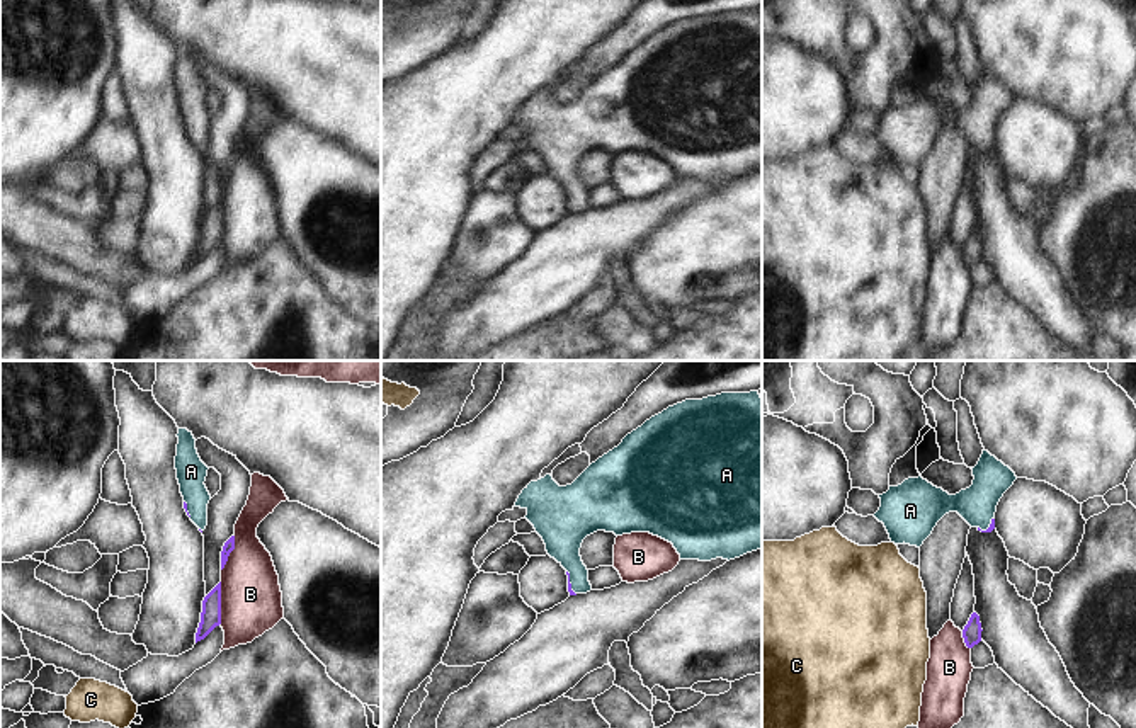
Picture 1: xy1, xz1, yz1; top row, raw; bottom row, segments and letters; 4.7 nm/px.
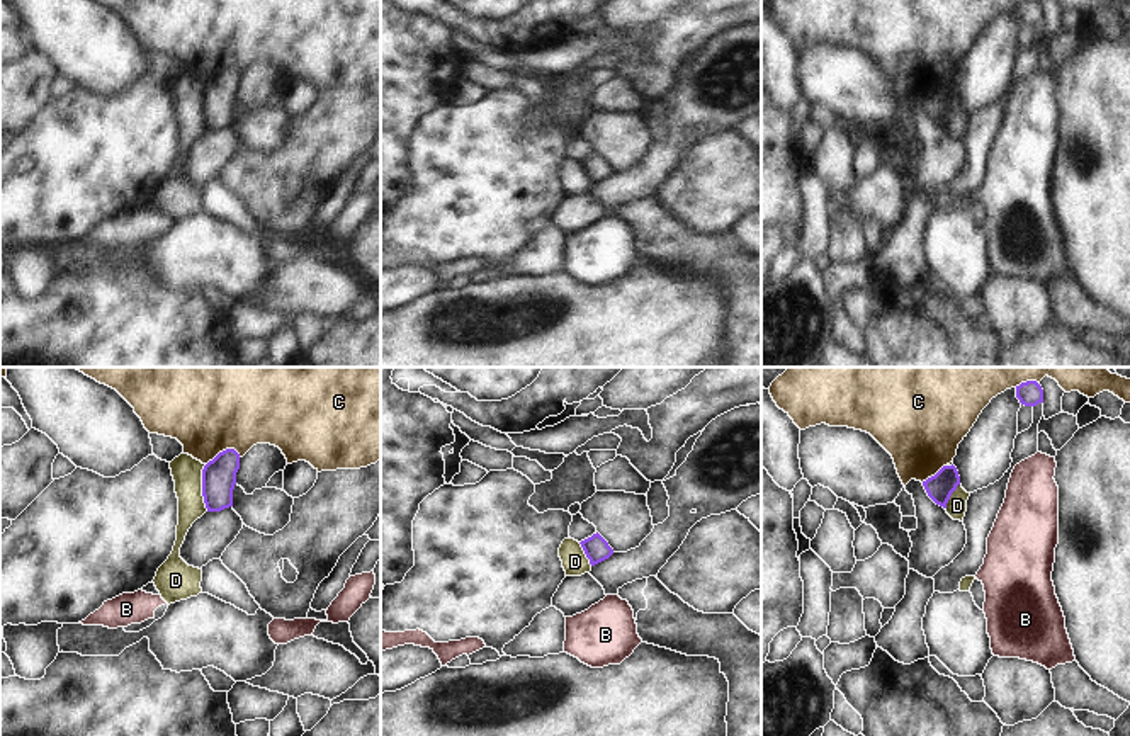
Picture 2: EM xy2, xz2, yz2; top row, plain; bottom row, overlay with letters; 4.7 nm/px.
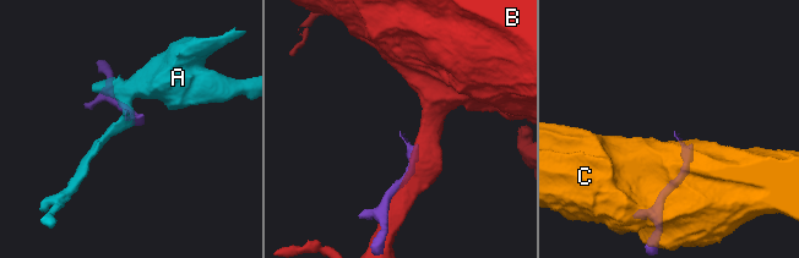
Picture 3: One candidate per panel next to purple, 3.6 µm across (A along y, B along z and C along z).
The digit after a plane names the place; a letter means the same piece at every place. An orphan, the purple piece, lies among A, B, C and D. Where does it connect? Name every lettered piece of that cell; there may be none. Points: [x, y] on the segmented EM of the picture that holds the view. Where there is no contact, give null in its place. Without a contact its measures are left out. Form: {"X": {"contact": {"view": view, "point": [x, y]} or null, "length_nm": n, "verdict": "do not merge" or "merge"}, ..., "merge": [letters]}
{"A": {"contact": {"view": "xz1", "point": [568, 582]}, "length_nm": 130, "verdict": "merge"}, "B": {"contact": {"view": "xy1", "point": [220, 602]}, "length_nm": 200, "verdict": "do not merge"}, "C": {"contact": {"view": "xy2", "point": [223, 451]}, "length_nm": 180, "verdict": "do not merge"}, "D": {"contact": {"view": "xy2", "point": [203, 488]}, "length_nm": 220, "verdict": "do not merge"}, "merge": ["A"]}

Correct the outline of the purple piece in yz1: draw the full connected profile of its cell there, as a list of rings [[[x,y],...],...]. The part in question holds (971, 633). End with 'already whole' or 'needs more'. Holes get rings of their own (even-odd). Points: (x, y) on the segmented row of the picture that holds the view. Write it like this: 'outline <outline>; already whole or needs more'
outline [[[976,612],[971,614],[968,624],[963,629],[963,638],[968,648],[973,648],[981,641],[981,623]]]; already whole

